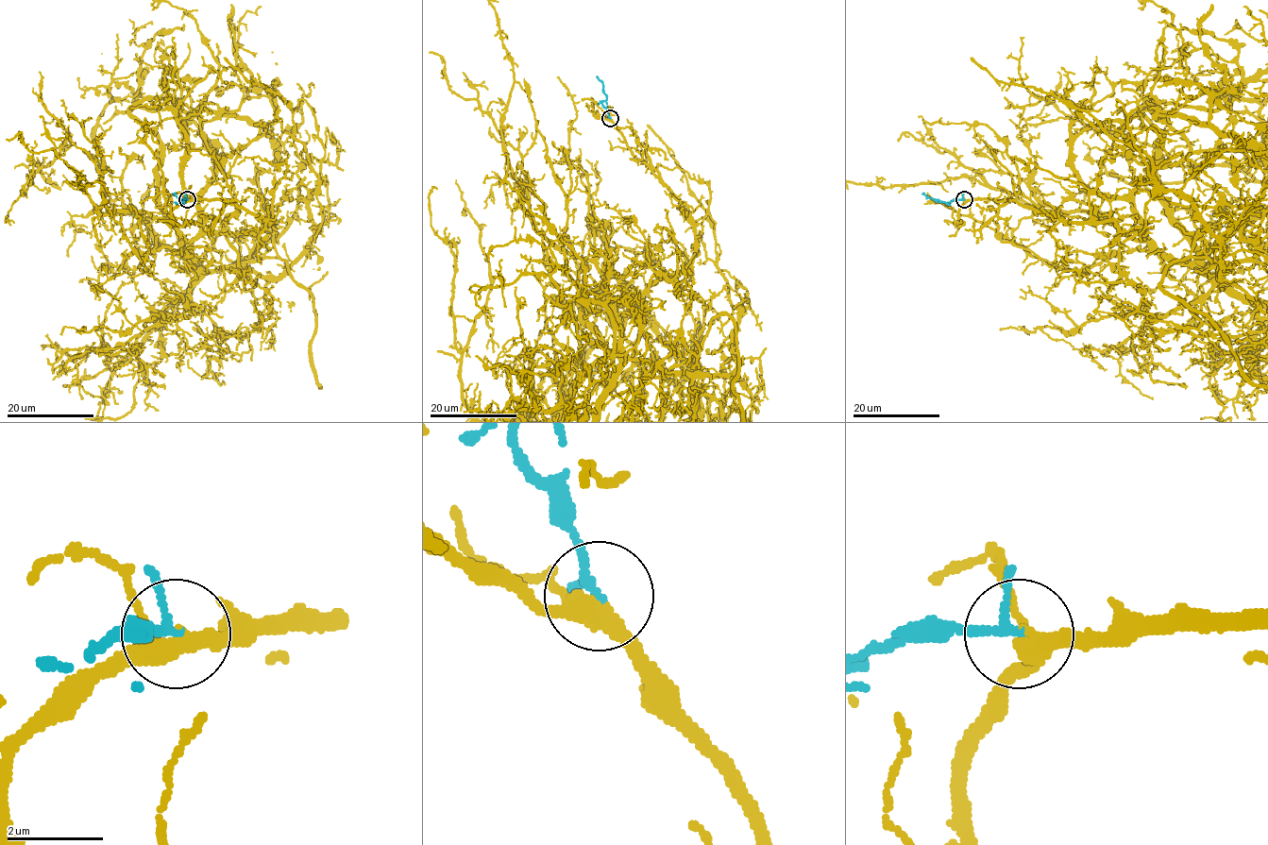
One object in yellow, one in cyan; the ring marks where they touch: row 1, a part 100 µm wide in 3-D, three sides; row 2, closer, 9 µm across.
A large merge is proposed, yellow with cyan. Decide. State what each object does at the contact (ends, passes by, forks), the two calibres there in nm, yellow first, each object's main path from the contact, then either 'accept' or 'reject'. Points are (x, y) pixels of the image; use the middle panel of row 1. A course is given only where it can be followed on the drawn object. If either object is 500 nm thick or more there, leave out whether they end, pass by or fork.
yellow forks; cyan passes by; calibres 280 and 150 nm; course yellow (610, 118), (695, 257), (618, 302), (618, 346), (663, 369), (735, 325); course cyan (610, 118), (602, 104), (607, 95), (597, 76); accept

